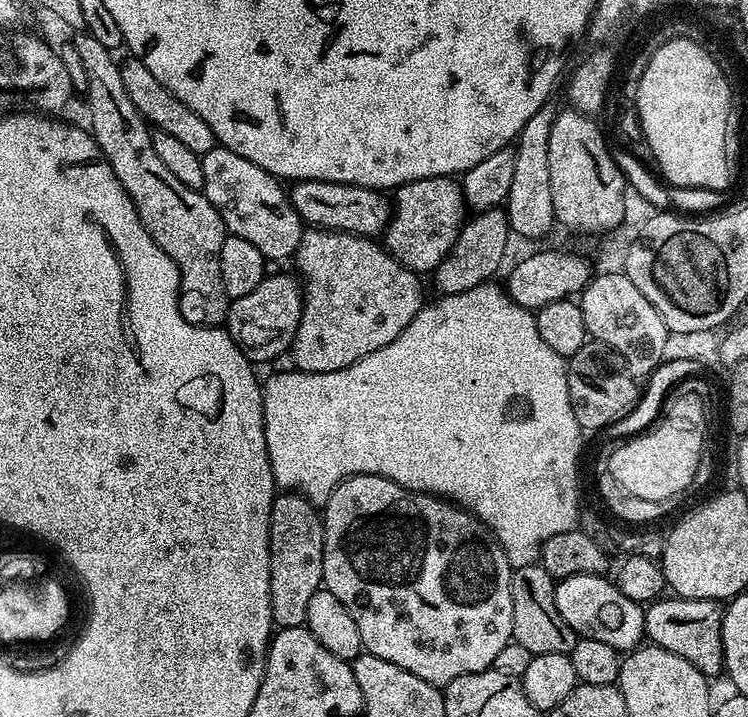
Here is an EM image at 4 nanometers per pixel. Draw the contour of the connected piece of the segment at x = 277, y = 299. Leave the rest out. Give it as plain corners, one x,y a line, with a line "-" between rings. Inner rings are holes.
287,271
277,276
265,276
250,294
231,301
228,306
226,330
232,340
244,351
245,356
253,362
269,362
283,352
289,351
292,340
302,318
304,290
301,281

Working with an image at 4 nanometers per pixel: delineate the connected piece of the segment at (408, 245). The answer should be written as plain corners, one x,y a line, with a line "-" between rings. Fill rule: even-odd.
431,176
430,178
415,180
409,184
402,184
395,189
392,217
388,220
388,227
382,233
382,243
388,249
388,253
399,264
405,264
410,271
417,274
435,273
438,265
446,258
446,254
450,254
460,229
466,223
464,212
466,213
464,193
461,185
451,176

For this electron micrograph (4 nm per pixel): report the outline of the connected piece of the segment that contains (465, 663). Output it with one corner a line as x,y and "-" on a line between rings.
351,476
344,480
330,494
328,503
323,505
324,518
324,582
323,587
346,610
350,610
350,618
354,618
354,626
358,626
358,634
362,634
363,651
374,654
378,658
386,658
386,662
394,662
394,666
402,666
402,670
410,670
422,682
433,684
441,690
448,687
454,678
462,678
466,674
487,672
492,664
504,652
504,647
512,640
514,626
514,598
512,597
513,567
508,563
504,547
498,543
495,536
480,519
453,504
443,496
432,496
429,492
412,492
396,484
384,476

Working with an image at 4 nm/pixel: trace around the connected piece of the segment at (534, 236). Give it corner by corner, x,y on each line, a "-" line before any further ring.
550,98
534,114
517,136
514,146
515,162
513,181
510,184
510,194
504,203
508,216
509,231
528,240
538,240
555,227
555,214
550,185
549,140
550,130
560,105

